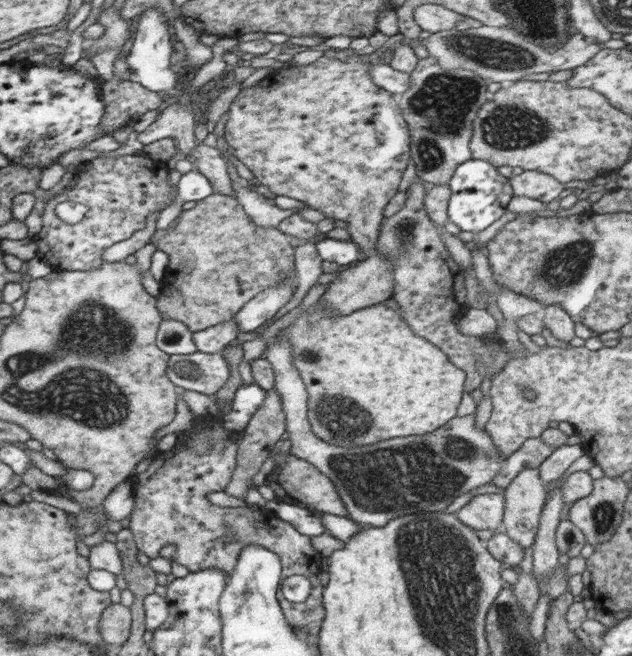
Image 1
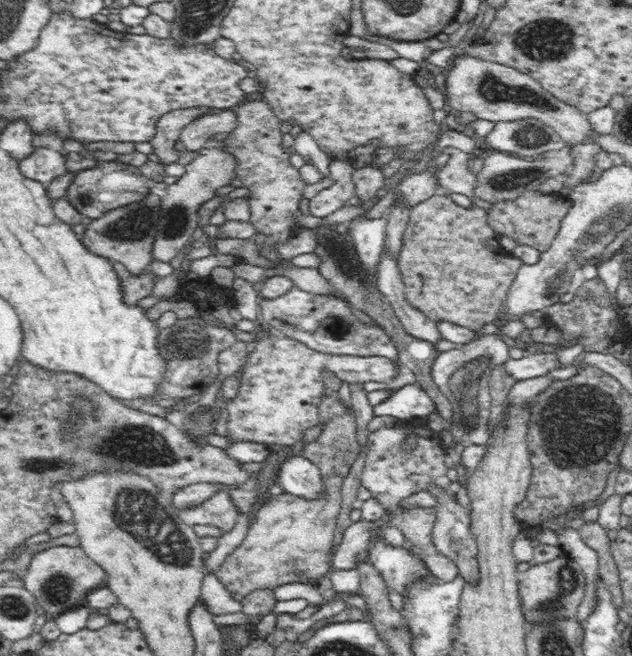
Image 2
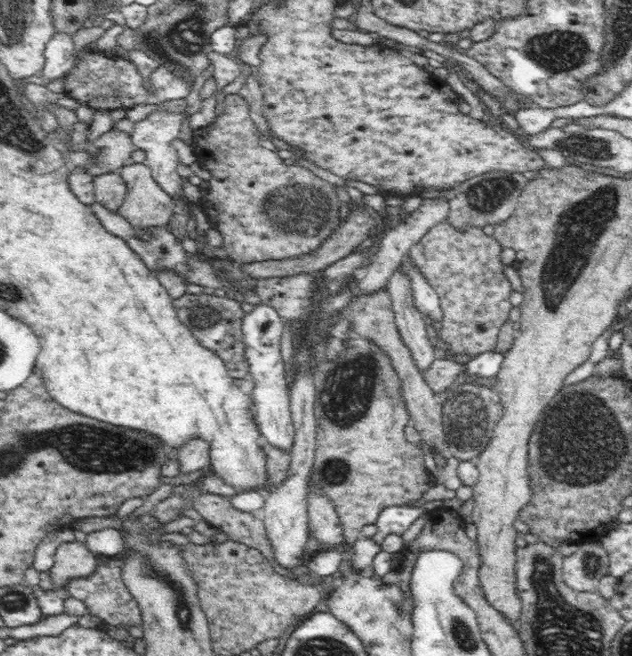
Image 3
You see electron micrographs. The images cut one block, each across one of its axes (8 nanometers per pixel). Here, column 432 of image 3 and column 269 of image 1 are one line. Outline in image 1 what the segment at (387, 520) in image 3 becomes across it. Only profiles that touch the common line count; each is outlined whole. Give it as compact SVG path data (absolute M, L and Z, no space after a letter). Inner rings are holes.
M274 498L266 502L265 508L273 511L282 520L288 521L299 533L306 536L320 536L326 532L322 516L315 516L311 511L296 504L286 504Z

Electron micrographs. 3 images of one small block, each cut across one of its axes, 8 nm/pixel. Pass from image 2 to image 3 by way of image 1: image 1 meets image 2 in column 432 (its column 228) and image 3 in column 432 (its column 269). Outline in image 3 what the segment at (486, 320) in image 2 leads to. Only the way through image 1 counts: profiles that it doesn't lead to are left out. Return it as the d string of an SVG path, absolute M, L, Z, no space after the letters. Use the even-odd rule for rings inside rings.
M448 220L440 221L433 226L412 248L409 250L409 260L415 268L422 272L423 278L439 295L440 307L442 307L442 320L438 337L450 346L450 356L462 359L466 353L474 355L475 363L479 357L488 351L494 351L500 332L500 326L506 324L513 307L509 296L512 294L512 285L505 275L505 264L500 261L500 252L503 246L493 237L485 234L481 228L468 227L456 229Z

